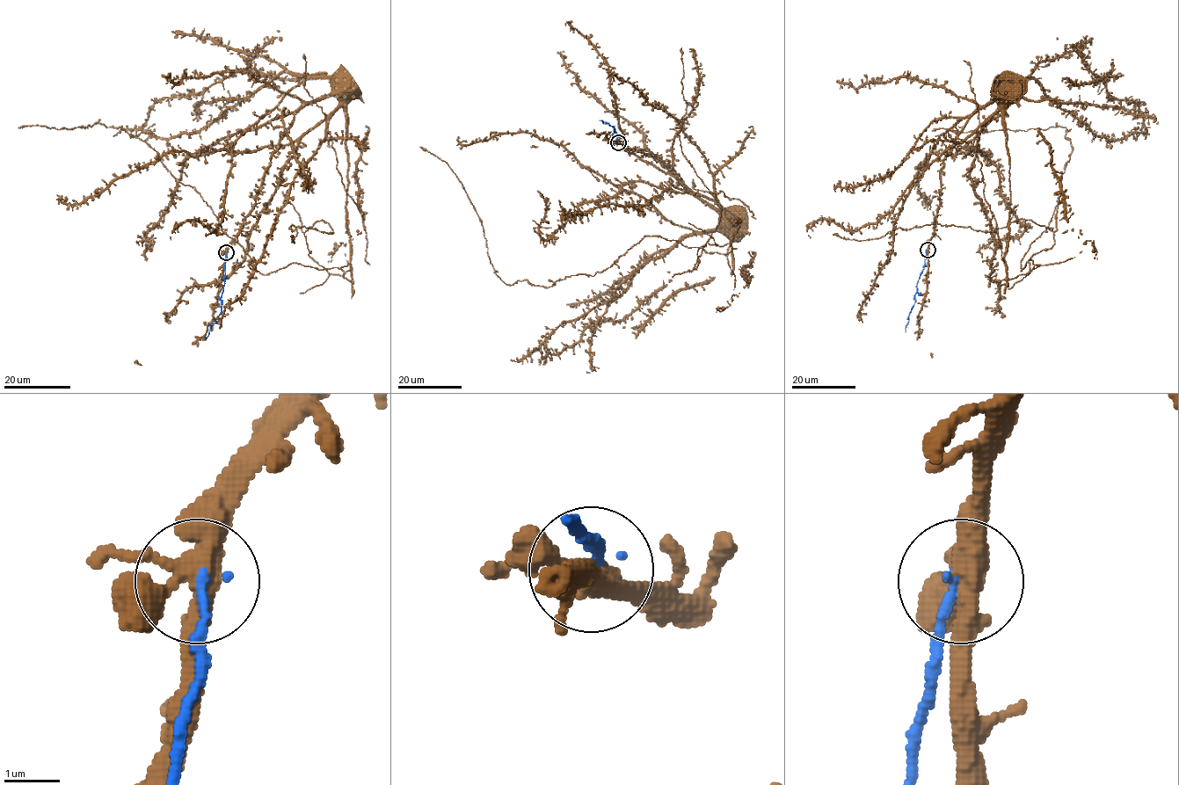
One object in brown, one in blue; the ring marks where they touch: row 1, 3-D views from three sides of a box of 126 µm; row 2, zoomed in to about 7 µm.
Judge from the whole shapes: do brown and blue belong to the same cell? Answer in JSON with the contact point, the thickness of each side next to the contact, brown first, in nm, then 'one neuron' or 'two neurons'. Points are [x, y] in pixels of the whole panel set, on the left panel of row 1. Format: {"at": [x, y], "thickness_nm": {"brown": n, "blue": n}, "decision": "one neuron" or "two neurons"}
{"at": [226, 252], "thickness_nm": {"brown": 400, "blue": 160}, "decision": "two neurons"}

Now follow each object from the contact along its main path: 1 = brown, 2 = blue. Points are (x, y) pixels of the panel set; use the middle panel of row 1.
1: (618, 142), (660, 157), (682, 182), (719, 214), (720, 221)
2: (618, 141), (614, 128), (599, 120)

